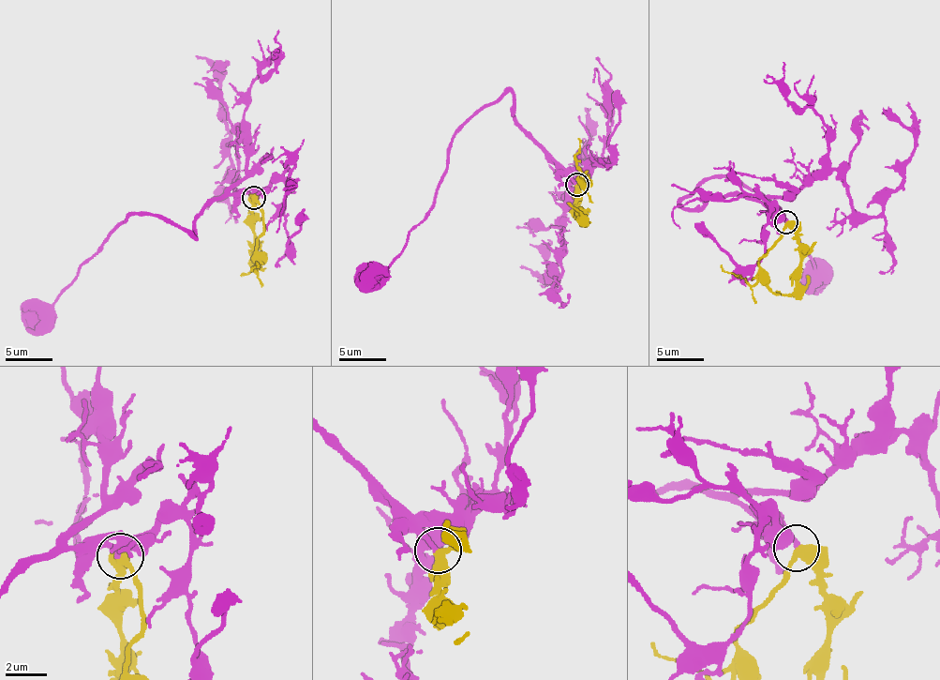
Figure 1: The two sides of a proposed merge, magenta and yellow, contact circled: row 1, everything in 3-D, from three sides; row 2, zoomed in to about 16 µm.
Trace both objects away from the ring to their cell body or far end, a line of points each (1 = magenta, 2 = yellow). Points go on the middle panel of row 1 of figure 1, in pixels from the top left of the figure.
1: (576, 184), (513, 115), (514, 95), (506, 91), (461, 128), (427, 216), (387, 271), (363, 285)
2: (576, 184), (587, 182), (587, 175), (580, 173), (582, 179), (574, 158), (578, 137)

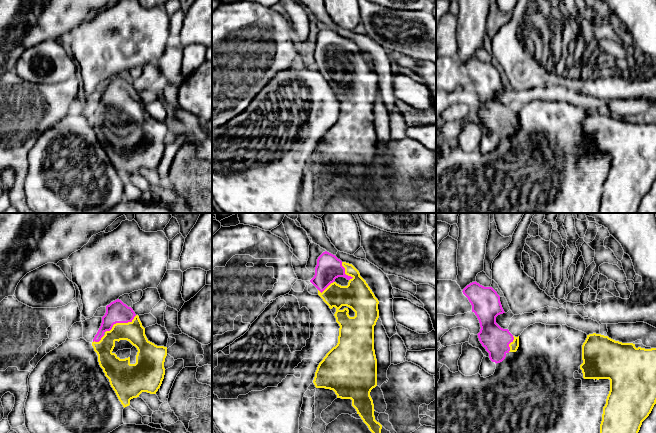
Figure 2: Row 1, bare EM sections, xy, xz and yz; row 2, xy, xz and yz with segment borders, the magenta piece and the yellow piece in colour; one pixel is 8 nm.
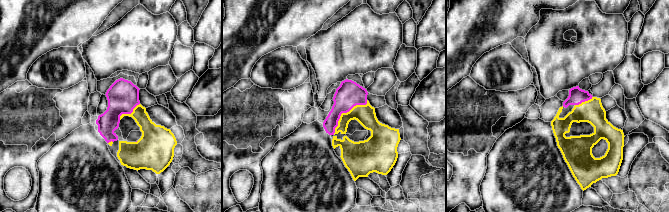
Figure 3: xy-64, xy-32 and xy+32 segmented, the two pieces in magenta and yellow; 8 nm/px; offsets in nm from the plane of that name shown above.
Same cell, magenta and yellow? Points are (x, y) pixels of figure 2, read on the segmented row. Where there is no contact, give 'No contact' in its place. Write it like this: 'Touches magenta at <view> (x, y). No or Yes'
Touches magenta at xy (120, 322). Yes

